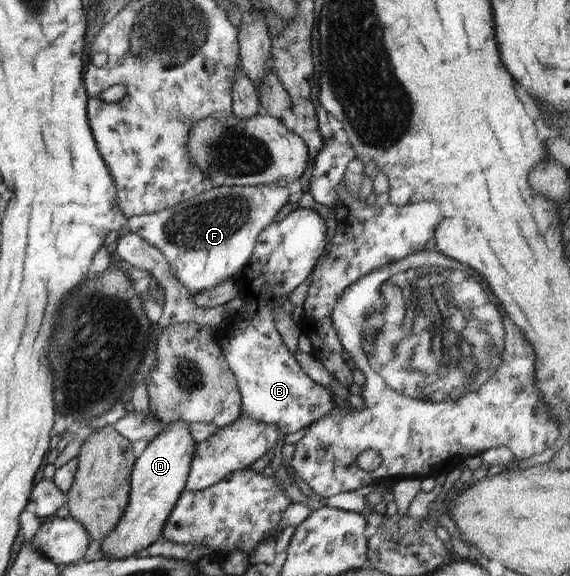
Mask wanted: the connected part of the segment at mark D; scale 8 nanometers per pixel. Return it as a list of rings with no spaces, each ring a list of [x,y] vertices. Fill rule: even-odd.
[[[187,423],[168,425],[158,437],[152,439],[145,451],[136,459],[131,471],[130,492],[124,516],[118,526],[100,542],[104,558],[125,559],[140,554],[148,546],[161,539],[166,519],[172,513],[178,497],[185,490],[194,448],[194,441]]]

